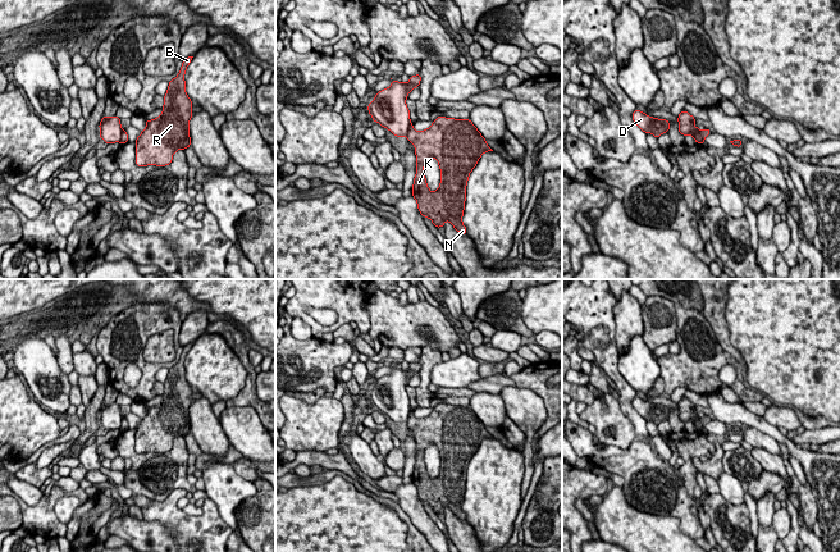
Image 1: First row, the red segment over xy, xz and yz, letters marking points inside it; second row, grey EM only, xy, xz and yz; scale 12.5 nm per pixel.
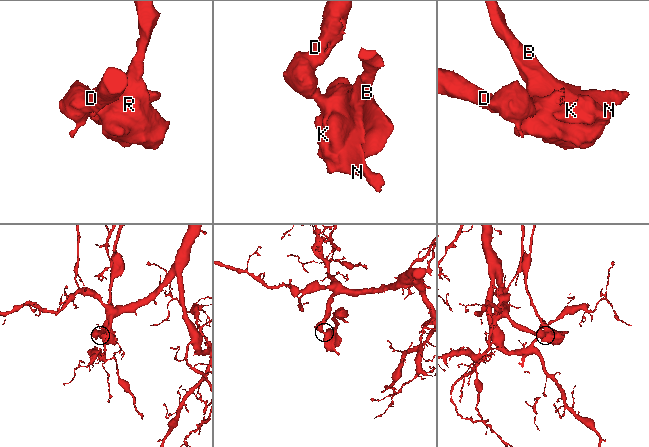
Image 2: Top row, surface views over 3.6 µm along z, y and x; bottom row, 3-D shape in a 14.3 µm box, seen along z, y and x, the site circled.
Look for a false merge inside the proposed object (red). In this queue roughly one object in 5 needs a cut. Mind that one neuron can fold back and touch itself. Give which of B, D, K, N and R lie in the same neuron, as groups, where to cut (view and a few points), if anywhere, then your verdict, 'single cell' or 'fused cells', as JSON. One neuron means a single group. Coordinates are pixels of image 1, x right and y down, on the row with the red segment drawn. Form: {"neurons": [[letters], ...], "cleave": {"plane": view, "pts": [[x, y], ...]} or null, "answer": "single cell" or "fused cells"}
{"neurons": [["B", "K", "N", "R"], ["D"]], "cleave": {"plane": "xz", "pts": [[410, 123], [406, 136]]}, "answer": "fused cells"}

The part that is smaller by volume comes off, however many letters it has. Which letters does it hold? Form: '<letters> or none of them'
B, K, N, R

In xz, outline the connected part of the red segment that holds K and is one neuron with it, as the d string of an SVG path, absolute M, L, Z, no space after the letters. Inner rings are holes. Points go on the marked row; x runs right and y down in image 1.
M438 117L428 129L421 132L415 131L414 124L410 124L406 137L415 146L416 175L412 186L412 196L417 202L419 211L423 216L429 218L434 227L444 227L444 222L448 220L456 231L466 236L462 215L467 179L480 156L493 150L487 145L485 138L470 119ZM430 158L437 159L440 168L440 184L434 192L429 190L424 175L424 165Z

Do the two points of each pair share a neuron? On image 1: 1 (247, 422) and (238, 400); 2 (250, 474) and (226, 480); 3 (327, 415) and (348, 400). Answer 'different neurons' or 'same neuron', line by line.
1: different neurons
2: different neurons
3: different neurons

